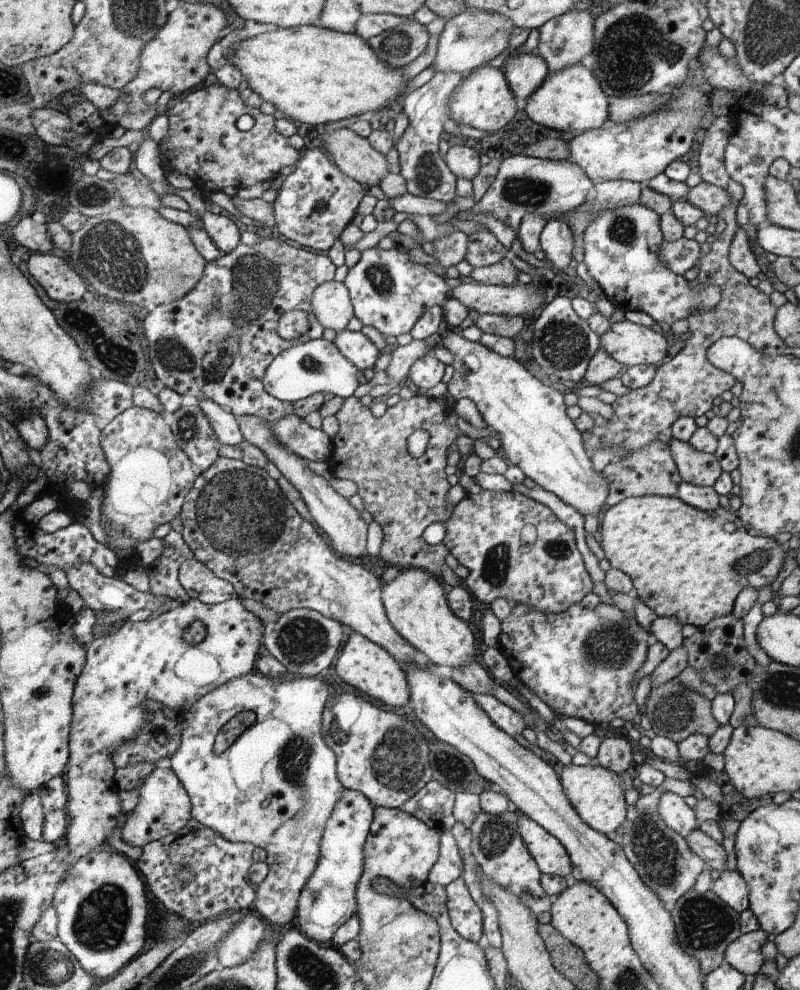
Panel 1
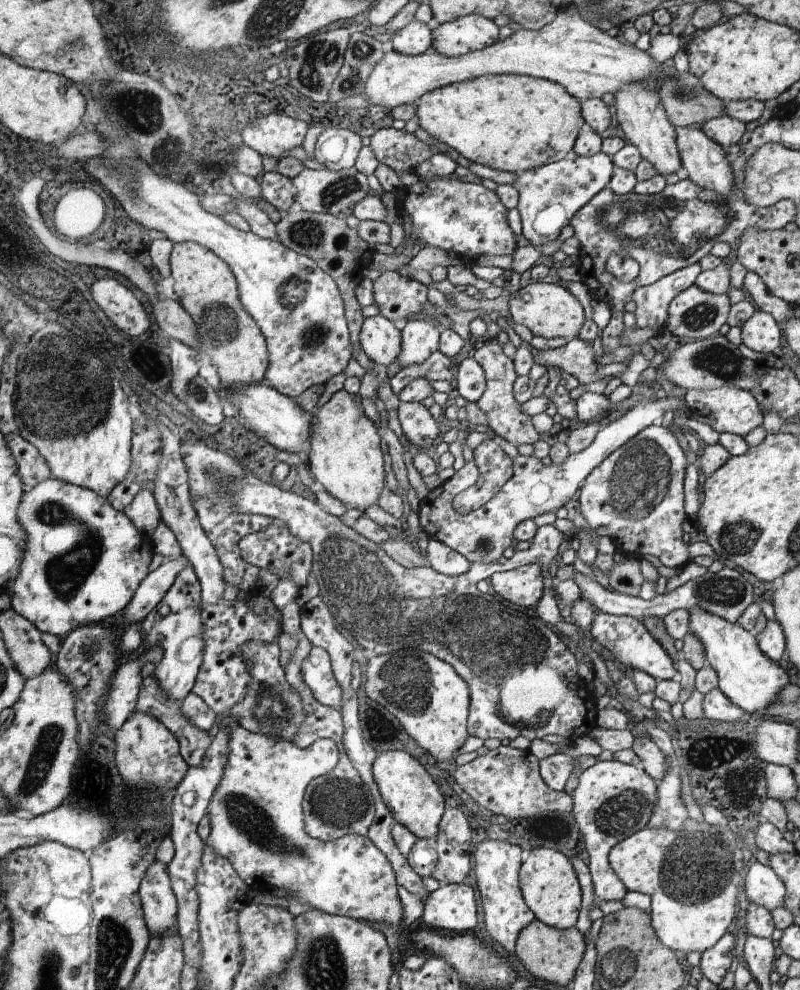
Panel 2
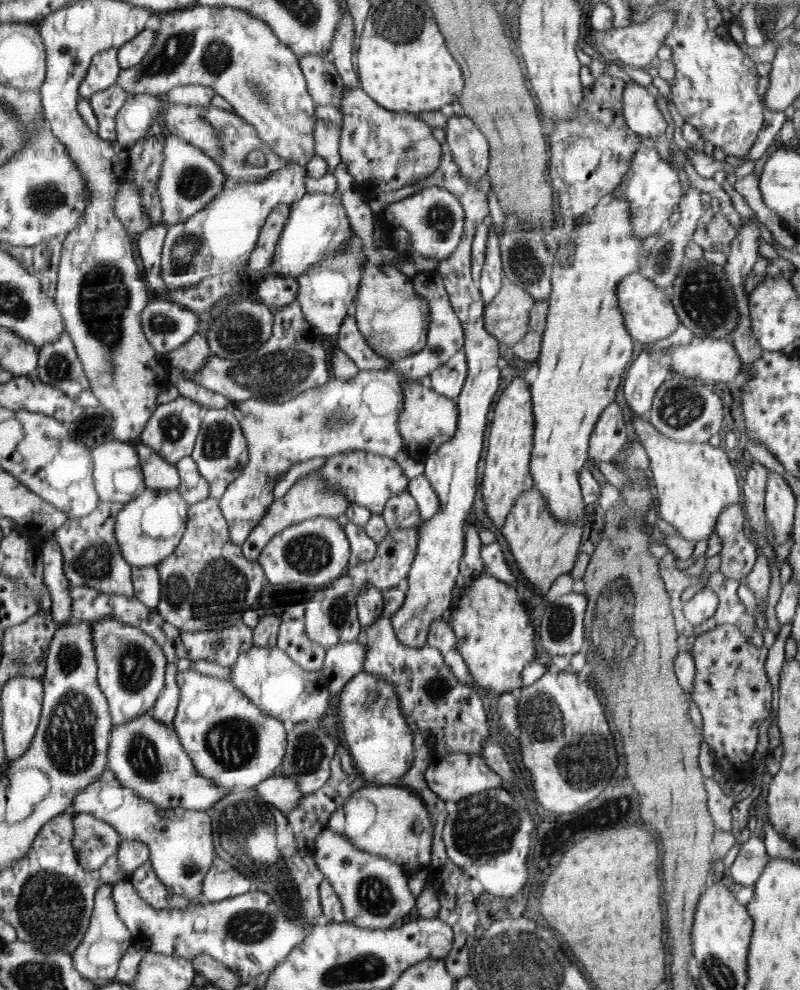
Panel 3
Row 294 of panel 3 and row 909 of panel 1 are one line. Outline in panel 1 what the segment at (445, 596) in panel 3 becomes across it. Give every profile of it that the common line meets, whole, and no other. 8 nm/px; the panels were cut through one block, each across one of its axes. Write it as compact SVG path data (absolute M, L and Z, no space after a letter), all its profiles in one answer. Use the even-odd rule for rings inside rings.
M458 877L447 887L447 904L452 925L457 931L466 937L466 940L480 940L482 936L482 915L480 908L476 906L465 880Z

